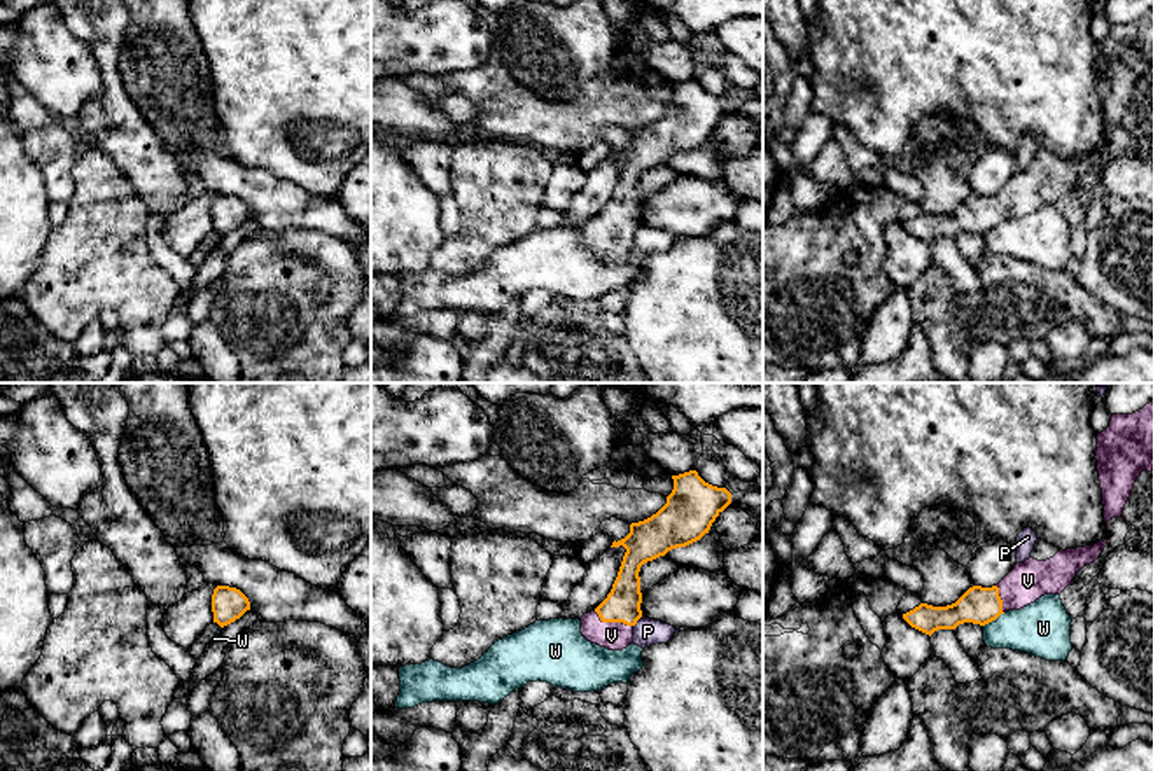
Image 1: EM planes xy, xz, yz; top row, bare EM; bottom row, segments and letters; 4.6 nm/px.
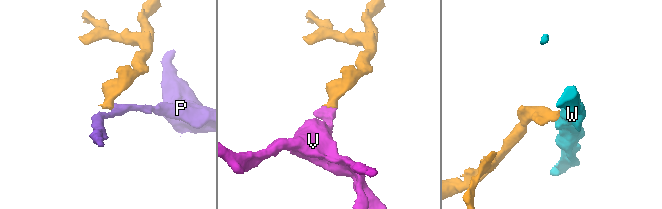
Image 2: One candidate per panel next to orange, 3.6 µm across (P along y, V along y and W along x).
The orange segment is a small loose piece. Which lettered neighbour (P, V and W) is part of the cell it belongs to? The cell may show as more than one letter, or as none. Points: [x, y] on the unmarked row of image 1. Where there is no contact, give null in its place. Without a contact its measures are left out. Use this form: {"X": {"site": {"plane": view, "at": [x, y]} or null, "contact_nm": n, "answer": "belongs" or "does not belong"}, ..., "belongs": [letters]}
{"P": {"site": {"plane": "xz", "at": [637, 228]}, "contact_nm": 70, "answer": "does not belong"}, "V": {"site": {"plane": "xz", "at": [613, 229]}, "contact_nm": 200, "answer": "belongs"}, "W": {"site": {"plane": "yz", "at": [994, 228]}, "contact_nm": 120, "answer": "does not belong"}, "belongs": ["V"]}

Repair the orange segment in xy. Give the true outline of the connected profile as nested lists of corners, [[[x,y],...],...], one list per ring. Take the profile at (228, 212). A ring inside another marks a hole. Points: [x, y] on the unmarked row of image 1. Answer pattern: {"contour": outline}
{"contour": [[[217,194],[212,203],[212,220],[213,231],[220,236],[240,227],[247,219],[250,219],[248,206],[236,196]]]}

